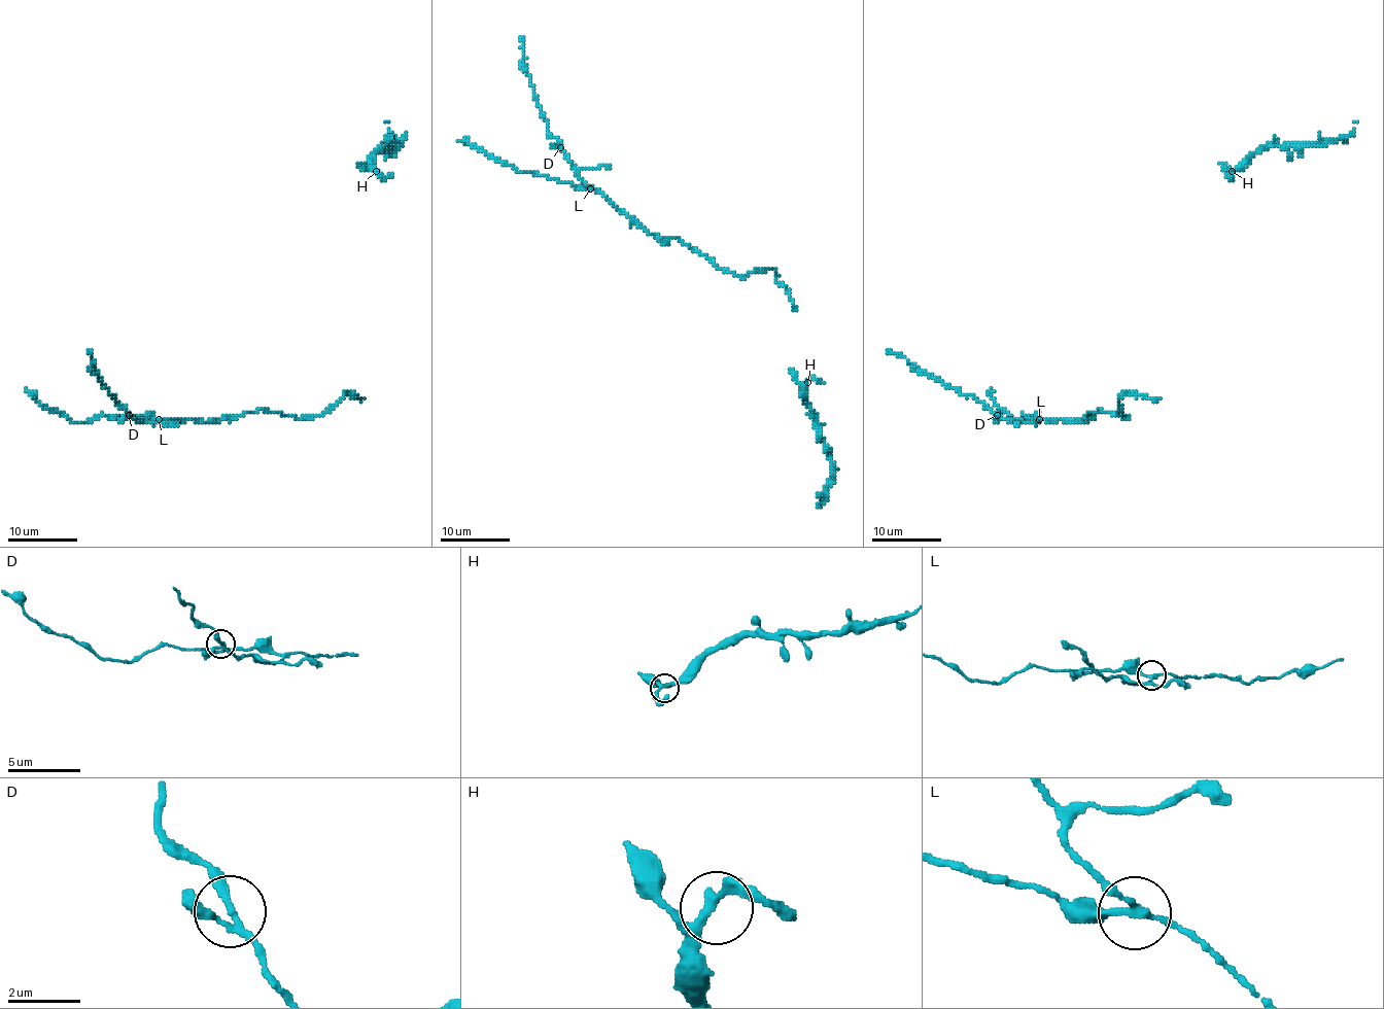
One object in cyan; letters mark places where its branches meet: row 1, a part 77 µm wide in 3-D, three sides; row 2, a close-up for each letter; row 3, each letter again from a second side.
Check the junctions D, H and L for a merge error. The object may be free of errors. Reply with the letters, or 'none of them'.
L

